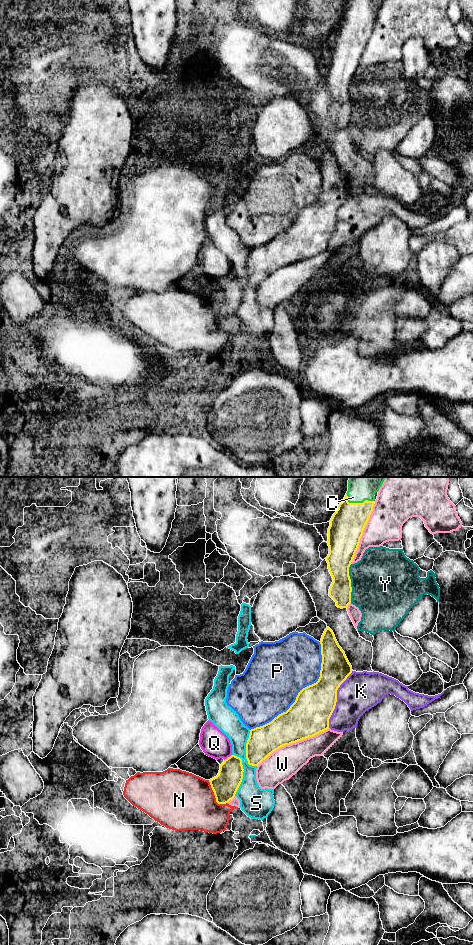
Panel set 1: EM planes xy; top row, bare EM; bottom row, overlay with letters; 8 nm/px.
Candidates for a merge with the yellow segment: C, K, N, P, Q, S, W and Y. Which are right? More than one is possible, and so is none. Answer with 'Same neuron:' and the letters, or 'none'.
Same neuron: C

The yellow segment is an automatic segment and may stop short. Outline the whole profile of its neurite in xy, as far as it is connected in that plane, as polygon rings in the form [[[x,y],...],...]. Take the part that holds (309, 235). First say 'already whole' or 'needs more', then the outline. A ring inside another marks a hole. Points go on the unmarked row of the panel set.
already whole; [[[329,147],[325,149],[320,164],[322,183],[318,201],[303,208],[286,232],[250,250],[246,263],[249,285],[258,286],[279,268],[329,249],[337,210],[353,190]]]

